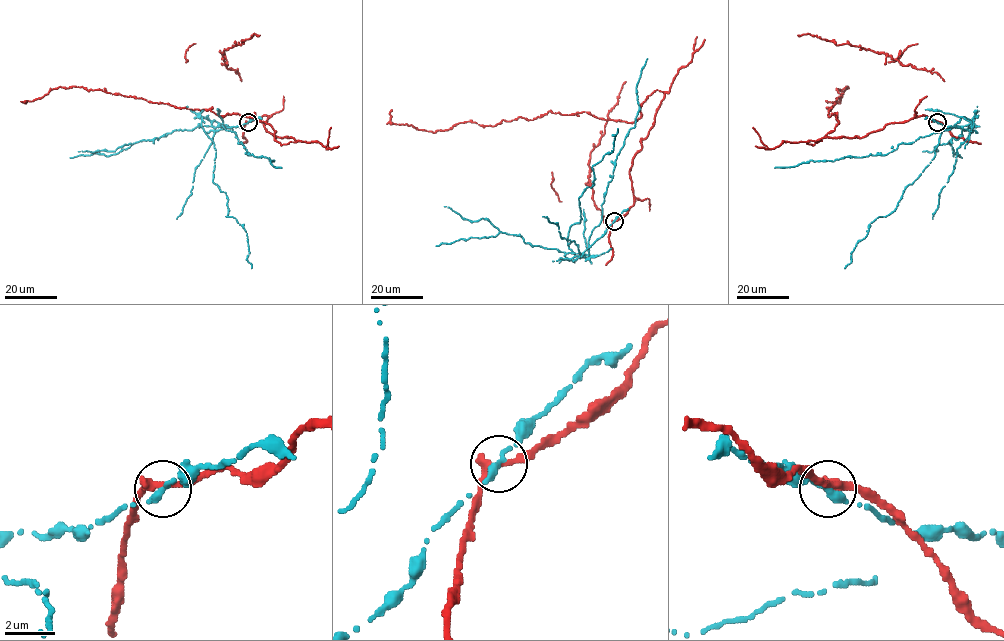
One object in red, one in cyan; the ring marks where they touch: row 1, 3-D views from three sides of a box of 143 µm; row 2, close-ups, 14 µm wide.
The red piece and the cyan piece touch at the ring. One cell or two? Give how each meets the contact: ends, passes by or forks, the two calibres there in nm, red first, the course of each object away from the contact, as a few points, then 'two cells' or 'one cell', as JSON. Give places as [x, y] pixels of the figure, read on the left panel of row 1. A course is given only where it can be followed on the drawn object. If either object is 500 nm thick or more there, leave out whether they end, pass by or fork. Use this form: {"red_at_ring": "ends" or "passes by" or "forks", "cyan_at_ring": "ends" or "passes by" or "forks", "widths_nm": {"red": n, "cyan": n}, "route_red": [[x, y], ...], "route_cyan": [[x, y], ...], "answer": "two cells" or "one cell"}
{"red_at_ring": "passes by", "cyan_at_ring": "ends", "widths_nm": {"red": 320, "cyan": 380}, "route_red": [[248, 122], [267, 115], [266, 131], [298, 140], [282, 145], [270, 124], [236, 114], [82, 86], [26, 101]], "route_cyan": [[248, 122], [201, 126], [251, 268]], "answer": "two cells"}

